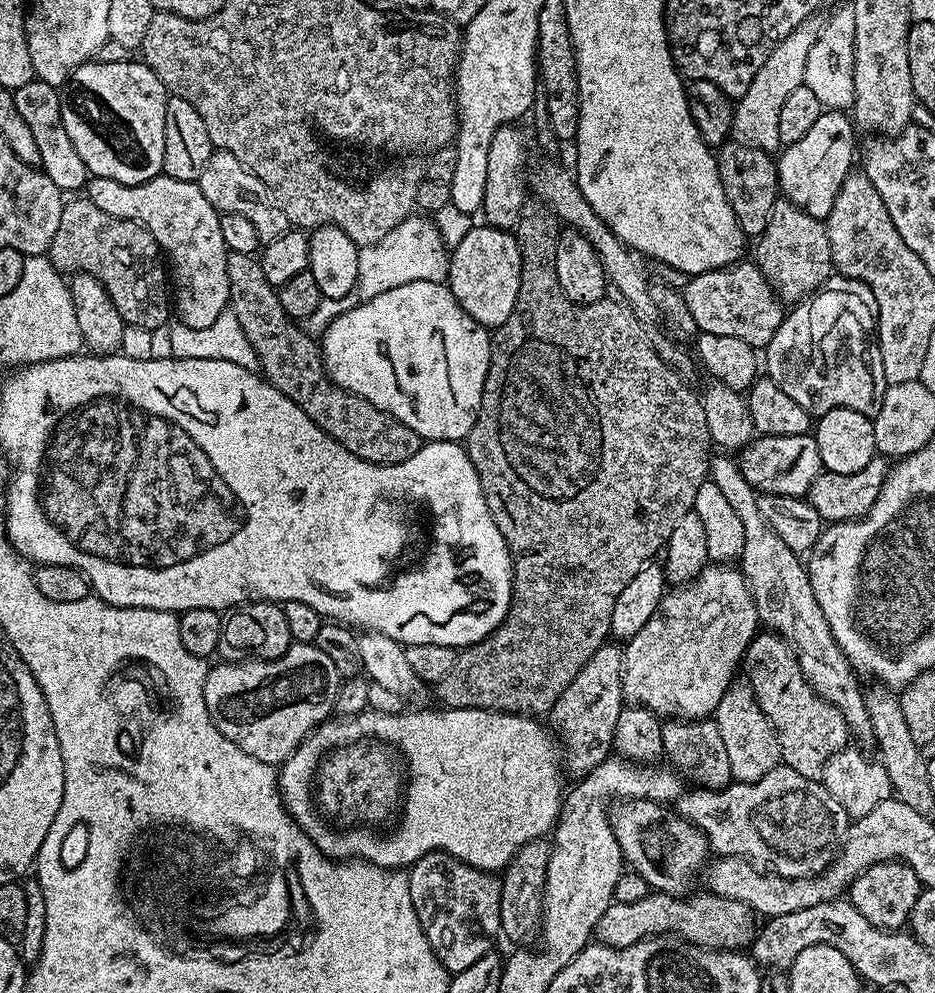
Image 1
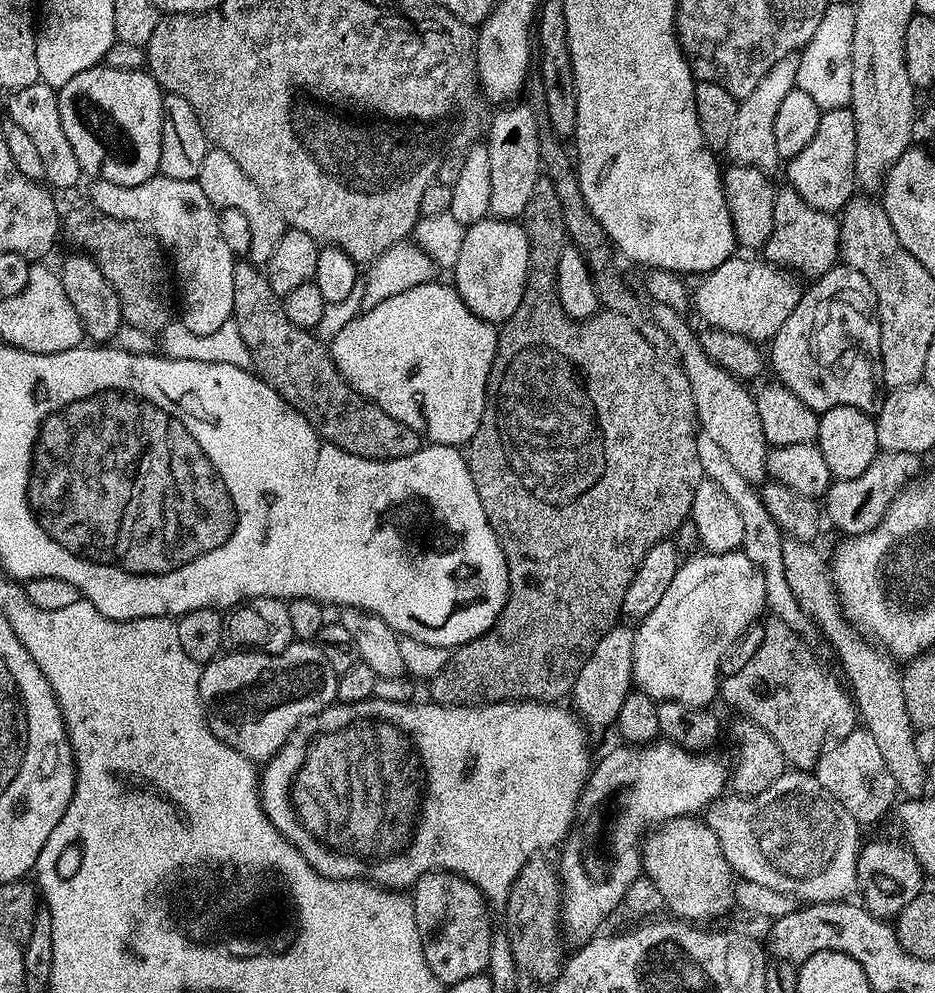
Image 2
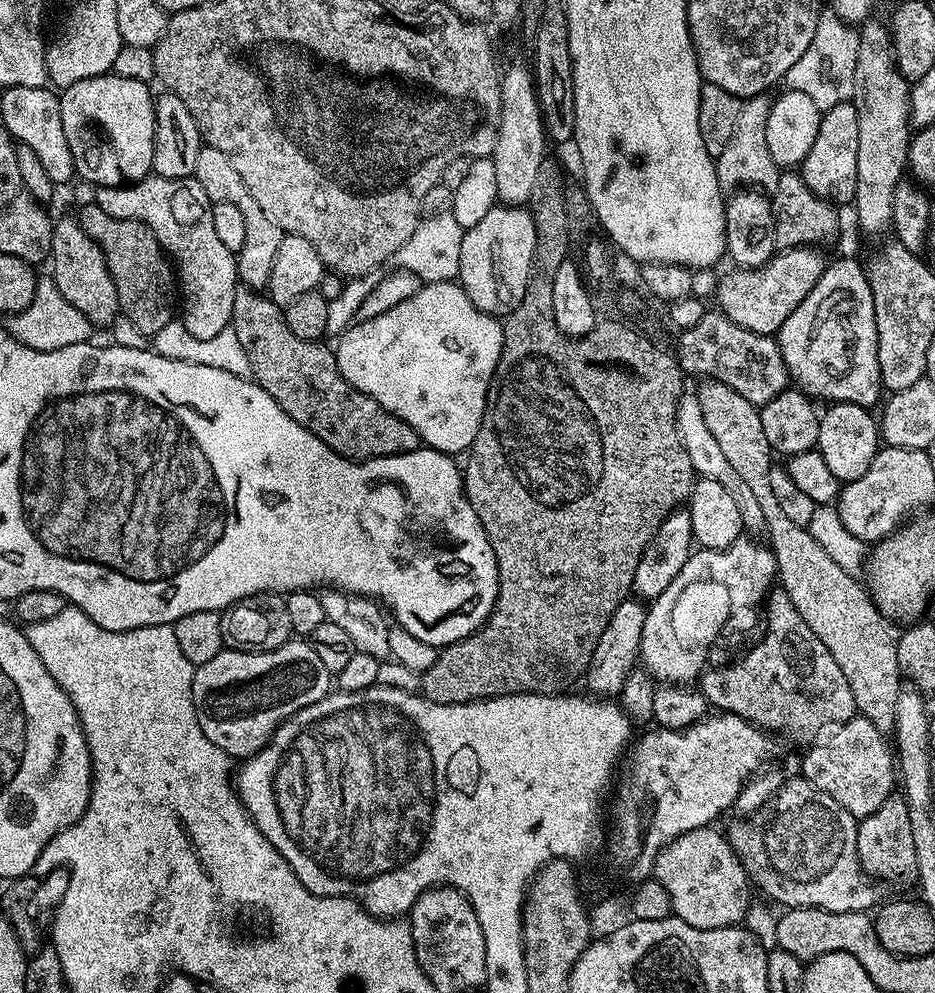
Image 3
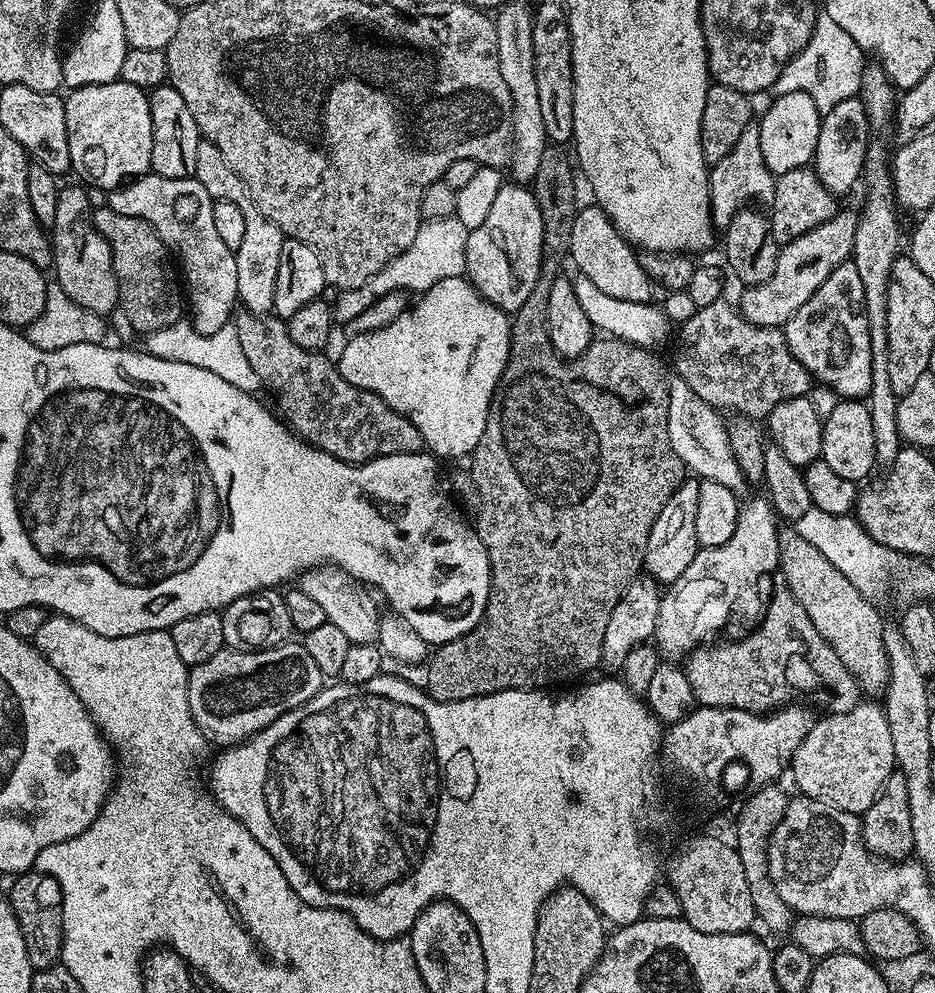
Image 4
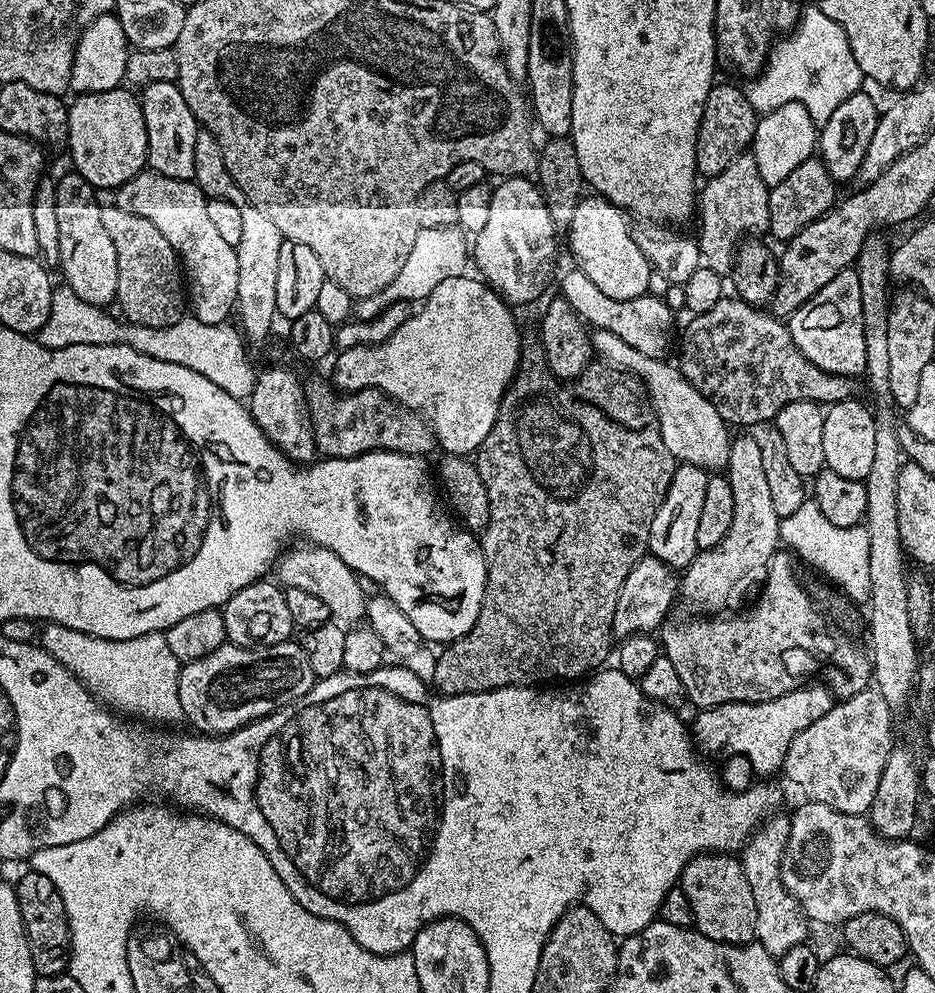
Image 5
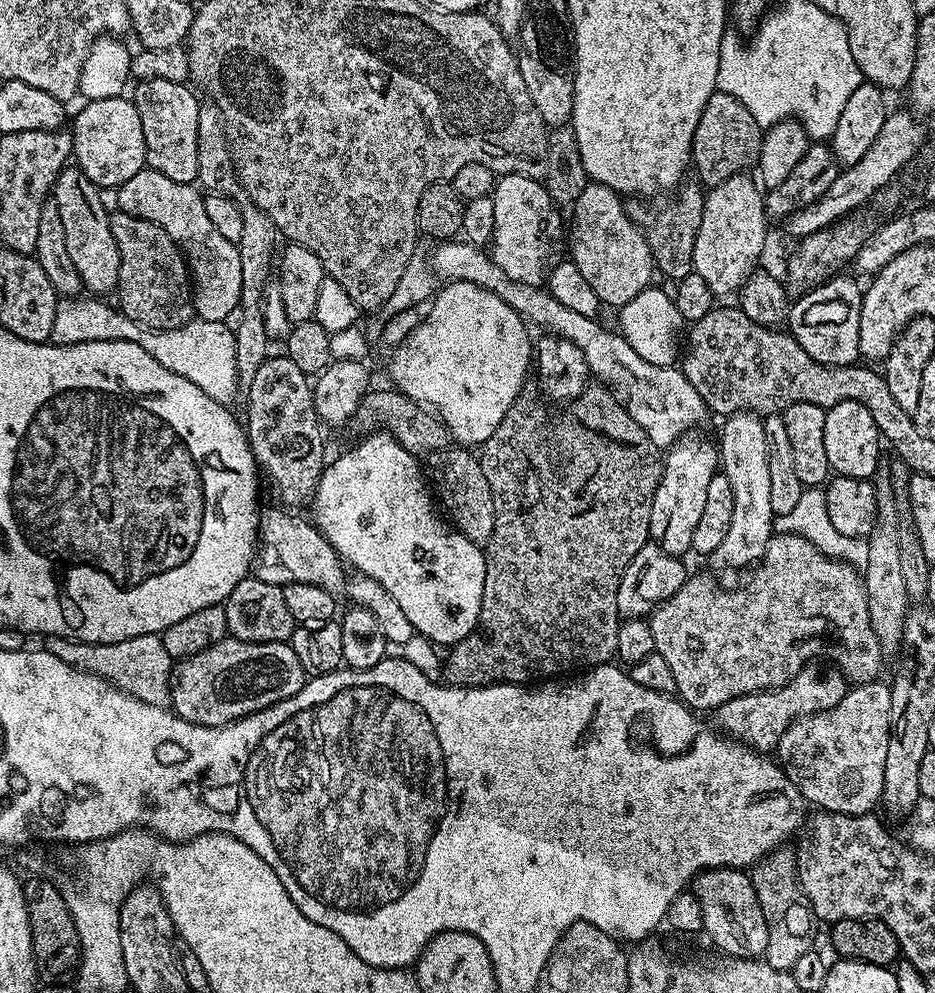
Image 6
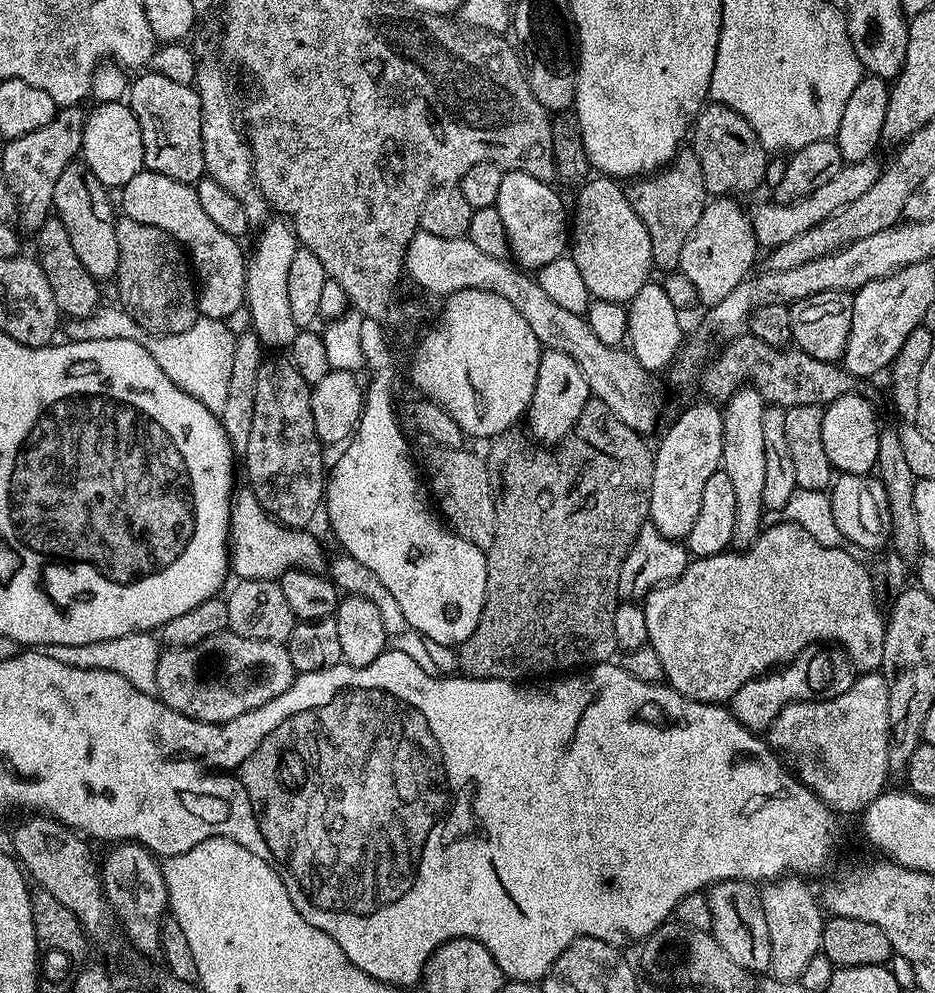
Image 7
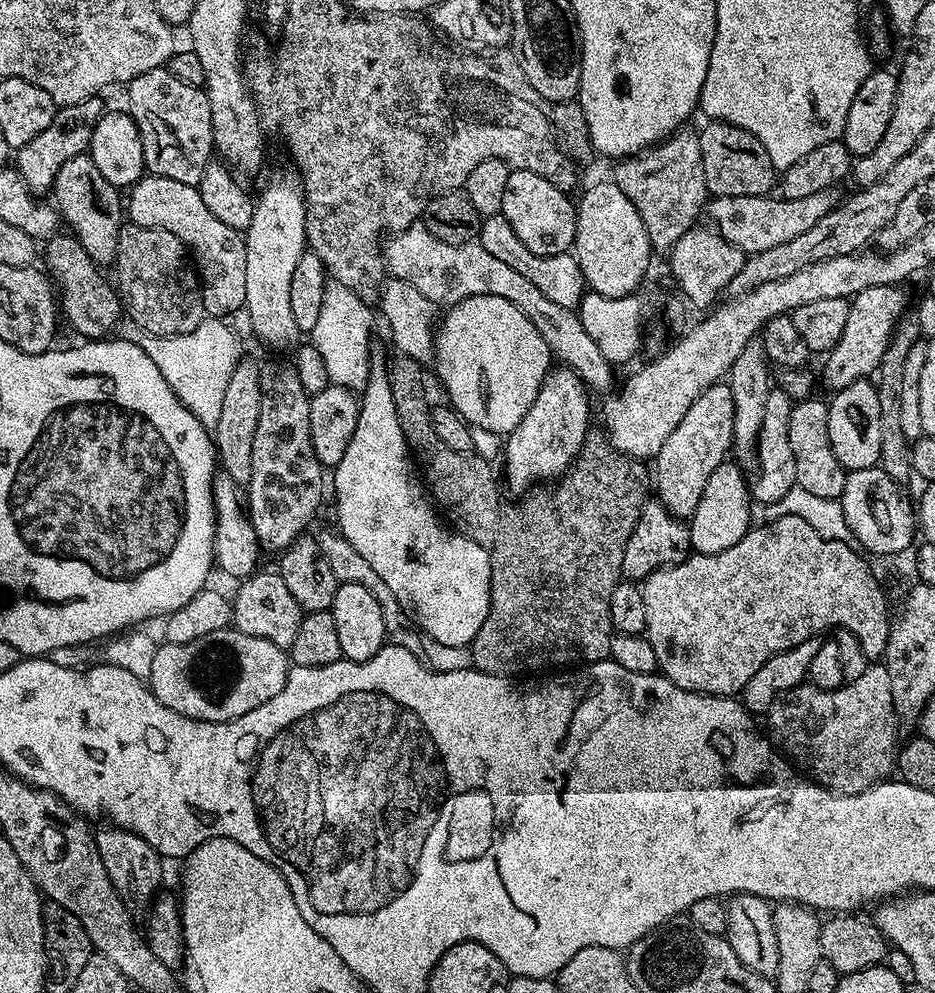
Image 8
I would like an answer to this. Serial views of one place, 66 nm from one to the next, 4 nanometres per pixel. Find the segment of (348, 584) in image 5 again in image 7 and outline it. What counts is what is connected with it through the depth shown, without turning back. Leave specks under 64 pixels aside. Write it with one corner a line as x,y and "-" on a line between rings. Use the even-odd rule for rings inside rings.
244,486
240,492
235,493
231,522
229,524
229,565
233,573
237,572
240,580
274,580
279,581
282,574
289,572
291,568
306,570
307,572
323,573
326,568
326,556
324,560
324,548
311,536
310,531
304,528
289,528
279,521
272,519
263,510
258,502
258,498
251,488

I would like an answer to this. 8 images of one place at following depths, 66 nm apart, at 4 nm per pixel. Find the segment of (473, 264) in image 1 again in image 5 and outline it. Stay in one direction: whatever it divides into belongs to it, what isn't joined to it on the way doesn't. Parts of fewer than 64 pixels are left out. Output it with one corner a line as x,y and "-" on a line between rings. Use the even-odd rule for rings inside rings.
509,176
497,184
500,185
492,188
486,226
475,233
470,244
470,256
474,268
476,264
475,271
489,288
503,298
505,304
528,304
543,294
552,276
552,267
556,264
558,229
550,218
550,210
546,210
539,187
529,177

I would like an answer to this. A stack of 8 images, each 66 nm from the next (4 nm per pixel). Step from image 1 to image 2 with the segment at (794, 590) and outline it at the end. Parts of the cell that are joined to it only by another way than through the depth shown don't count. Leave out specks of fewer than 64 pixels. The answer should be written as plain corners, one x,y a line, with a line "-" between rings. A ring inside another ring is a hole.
697,435
696,445
698,446
698,462
702,462
705,477
718,482
718,486
722,486
722,491
730,497
730,502
734,502
734,507
738,509
738,515
742,517
740,548
762,570
766,582
767,611
772,612
773,617
789,624
795,632
807,633
810,620
800,608
794,591
790,590
790,584
786,580
786,570
783,568
782,546
785,535
778,522
774,522
774,518
770,518
770,510
766,510
757,485
746,482
746,478
742,478
742,474
738,474
736,467
726,459
726,453
708,436

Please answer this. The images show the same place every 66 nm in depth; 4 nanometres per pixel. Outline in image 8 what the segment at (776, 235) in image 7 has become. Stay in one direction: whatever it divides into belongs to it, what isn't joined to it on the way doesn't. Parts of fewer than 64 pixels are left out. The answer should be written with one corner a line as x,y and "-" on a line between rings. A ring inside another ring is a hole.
839,187
818,190
818,194
810,194
807,198
785,200
776,194
766,196
712,196
706,204
711,227
719,232
720,237
749,254
773,249
782,242
798,237
821,221
830,211
841,204
842,193

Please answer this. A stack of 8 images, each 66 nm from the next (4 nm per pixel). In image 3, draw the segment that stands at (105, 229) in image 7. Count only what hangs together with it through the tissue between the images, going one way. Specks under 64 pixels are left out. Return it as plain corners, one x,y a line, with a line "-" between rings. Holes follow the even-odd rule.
75,215
64,216
57,219
52,225
52,251
50,253
50,275
57,292
62,294
66,302
70,302
72,308
76,308
81,316
85,316
93,326
100,324
112,324
121,315
118,302
118,290
114,286
114,278
110,278
110,270
106,266
106,258
82,230
79,219

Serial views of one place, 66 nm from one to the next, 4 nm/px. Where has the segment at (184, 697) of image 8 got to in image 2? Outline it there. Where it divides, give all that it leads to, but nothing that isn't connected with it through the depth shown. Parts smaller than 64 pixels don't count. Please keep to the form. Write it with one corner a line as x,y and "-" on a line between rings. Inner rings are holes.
293,642
286,650
282,650
273,656
263,656
261,652
245,652
243,650
232,650
227,654
221,654
216,659
211,660
209,664
203,665
200,669
200,681
198,682
198,694
200,695
200,705
204,711
204,718
210,730
226,746
238,750
238,754
245,756
247,760
253,762
267,762
272,759
273,754
282,747
290,738
290,734
306,718
318,714
322,709
336,700
336,672
330,670
330,662
322,658
319,648
312,642

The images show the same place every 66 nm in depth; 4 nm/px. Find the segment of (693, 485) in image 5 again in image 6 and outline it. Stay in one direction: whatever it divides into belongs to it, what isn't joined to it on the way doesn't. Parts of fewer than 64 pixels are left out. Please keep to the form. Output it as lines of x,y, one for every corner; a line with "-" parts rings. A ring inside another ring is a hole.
700,434
685,435
667,449
662,478
650,510
648,535
671,556
683,557
684,551
691,549
694,529
706,503
706,486
710,486
710,478
718,475
717,445
696,435

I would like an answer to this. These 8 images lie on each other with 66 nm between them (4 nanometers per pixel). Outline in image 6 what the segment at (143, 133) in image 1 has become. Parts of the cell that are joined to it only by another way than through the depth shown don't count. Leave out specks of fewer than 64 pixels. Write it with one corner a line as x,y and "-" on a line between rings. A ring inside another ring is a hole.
127,95
115,96
114,98
102,98
101,100
90,100
83,105
85,108
77,114
76,117
71,117
70,131
72,133
72,154
74,157
75,167
82,170
82,174
86,174
86,178
90,178
90,182
94,182
96,187
101,190
115,190
121,184
130,182
130,178
134,178
134,174
138,174
146,166
144,155
146,154
146,138
142,138
142,118
138,118
138,110
136,109
135,99
129,98

